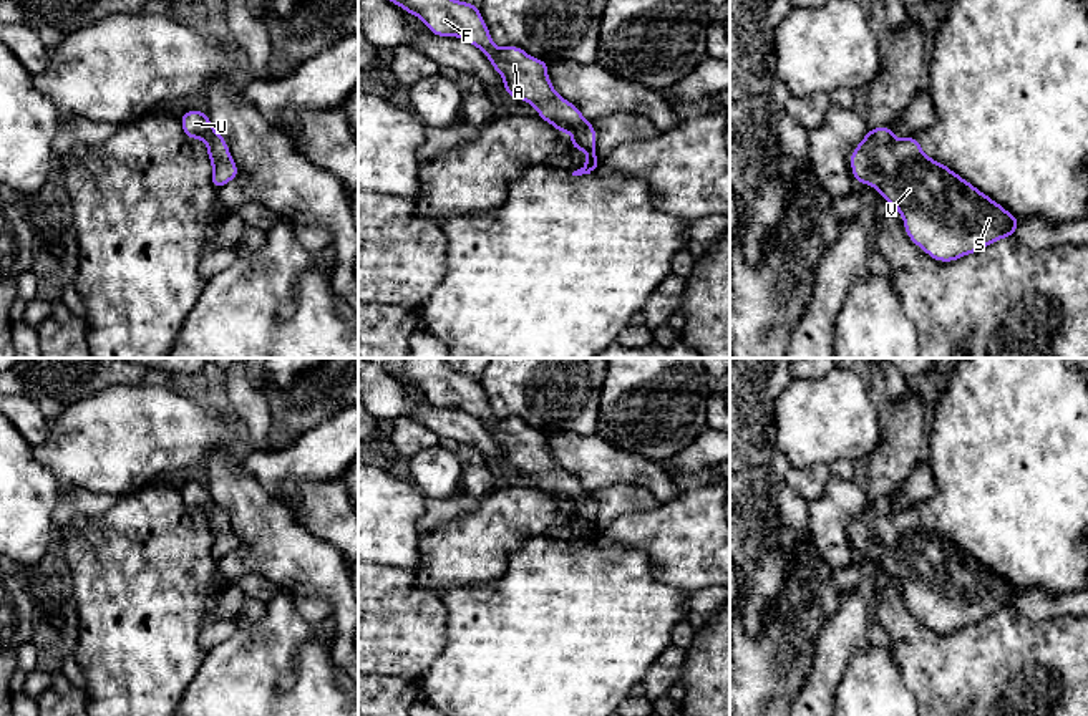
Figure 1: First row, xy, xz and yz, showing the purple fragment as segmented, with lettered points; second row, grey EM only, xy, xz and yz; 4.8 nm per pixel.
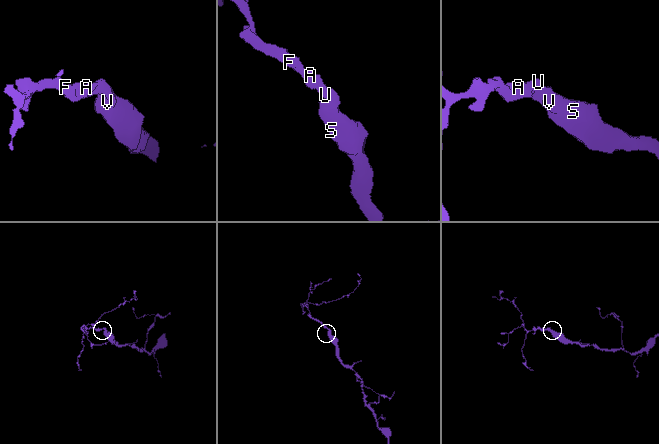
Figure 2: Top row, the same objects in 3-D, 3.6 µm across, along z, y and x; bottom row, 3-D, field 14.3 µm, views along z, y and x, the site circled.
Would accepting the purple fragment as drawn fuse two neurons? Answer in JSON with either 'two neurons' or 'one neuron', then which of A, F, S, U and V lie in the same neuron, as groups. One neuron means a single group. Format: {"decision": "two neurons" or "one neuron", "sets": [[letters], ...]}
{"decision": "one neuron", "sets": [["A", "F", "S", "U", "V"]]}

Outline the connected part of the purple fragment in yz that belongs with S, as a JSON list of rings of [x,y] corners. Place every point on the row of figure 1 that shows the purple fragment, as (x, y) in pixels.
[[[891,126],[867,129],[851,152],[849,162],[856,182],[872,186],[904,219],[907,237],[939,262],[954,262],[979,252],[995,240],[1015,235],[1017,215],[982,194],[952,169],[927,157],[916,136],[896,139]]]

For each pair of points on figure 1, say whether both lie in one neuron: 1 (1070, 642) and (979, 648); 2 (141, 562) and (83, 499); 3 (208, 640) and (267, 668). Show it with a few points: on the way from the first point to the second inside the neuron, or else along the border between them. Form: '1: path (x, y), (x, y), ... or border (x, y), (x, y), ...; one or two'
1: path (1047, 648), (1002, 648); one
2: border (118, 498), (103, 512), (83, 519); two
3: border (239, 628), (206, 653); two

